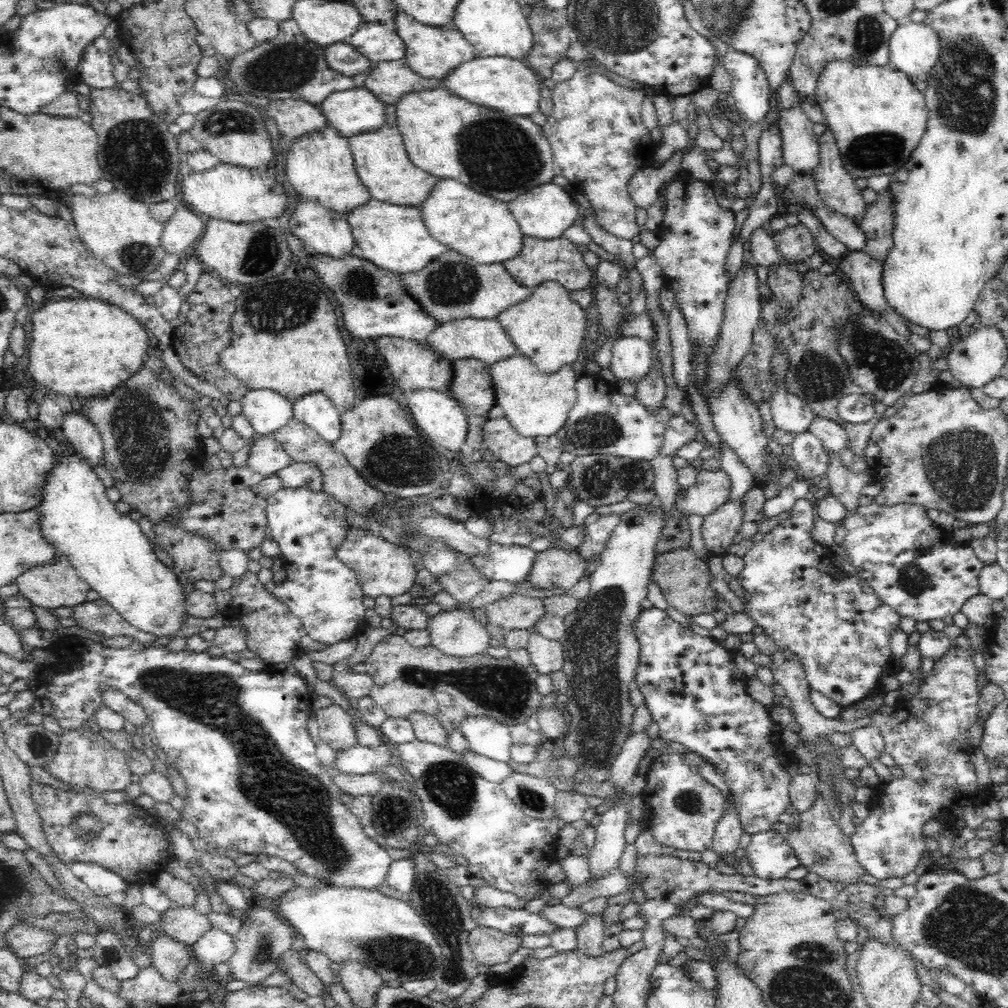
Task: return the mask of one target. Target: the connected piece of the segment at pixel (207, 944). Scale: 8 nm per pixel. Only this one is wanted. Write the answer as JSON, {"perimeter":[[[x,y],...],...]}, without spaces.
{"perimeter":[[[213,925],[198,939],[193,948],[203,973],[212,973],[217,964],[227,963],[234,954],[235,938]]]}

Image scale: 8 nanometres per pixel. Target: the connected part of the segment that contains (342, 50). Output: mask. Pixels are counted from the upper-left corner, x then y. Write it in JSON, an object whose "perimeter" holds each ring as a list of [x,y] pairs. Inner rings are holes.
{"perimeter":[[[348,41],[337,42],[325,47],[326,62],[332,70],[352,77],[354,74],[366,74],[373,64],[358,52]]]}

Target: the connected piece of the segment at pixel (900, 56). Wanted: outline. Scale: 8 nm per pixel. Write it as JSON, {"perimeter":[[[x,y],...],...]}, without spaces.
{"perimeter":[[[900,22],[890,37],[889,47],[888,64],[894,70],[922,82],[928,80],[940,58],[940,37],[924,22]]]}

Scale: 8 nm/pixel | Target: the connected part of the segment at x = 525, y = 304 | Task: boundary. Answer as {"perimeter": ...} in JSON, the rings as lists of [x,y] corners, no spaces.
{"perimeter":[[[548,281],[532,288],[528,298],[501,312],[497,319],[504,327],[508,337],[516,346],[518,355],[528,357],[530,362],[542,374],[554,374],[564,365],[571,365],[574,361],[583,358],[582,344],[586,339],[586,310],[570,297],[571,292],[555,281]]]}

